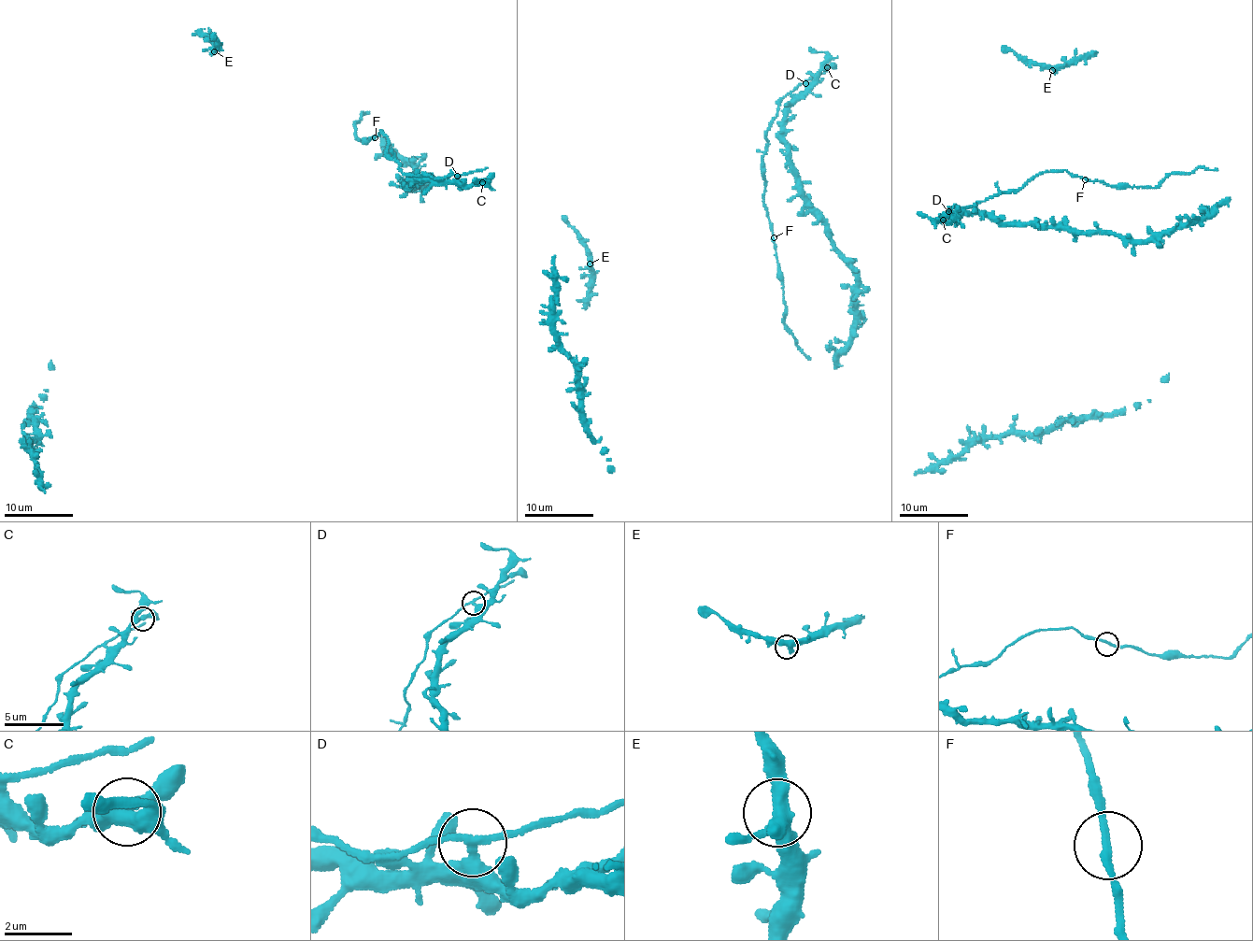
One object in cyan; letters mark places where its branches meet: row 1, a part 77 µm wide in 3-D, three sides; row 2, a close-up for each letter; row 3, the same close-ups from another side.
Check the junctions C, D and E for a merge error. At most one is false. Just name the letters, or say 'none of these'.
D

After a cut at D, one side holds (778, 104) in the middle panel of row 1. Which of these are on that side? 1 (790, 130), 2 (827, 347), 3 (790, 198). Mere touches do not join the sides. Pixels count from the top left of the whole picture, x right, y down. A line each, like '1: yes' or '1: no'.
1: no
2: no
3: no

